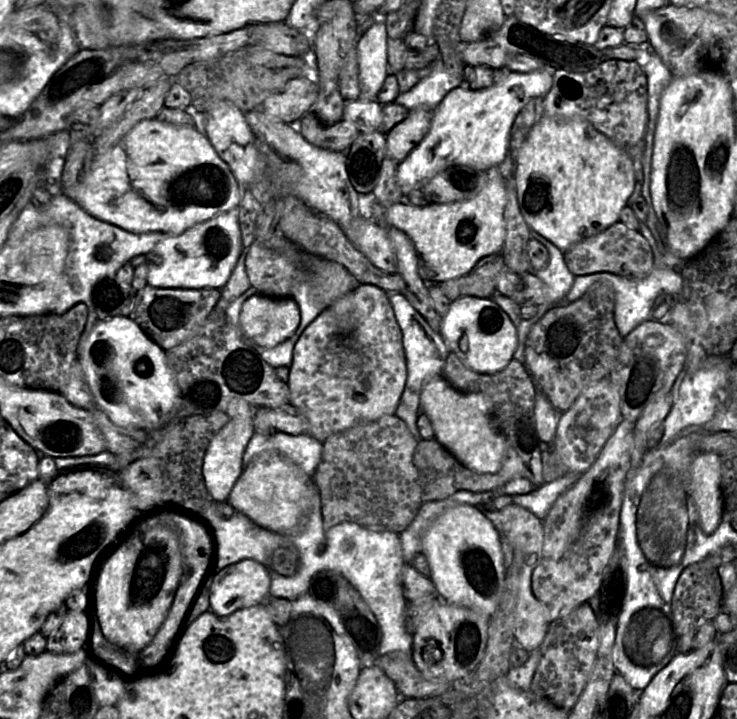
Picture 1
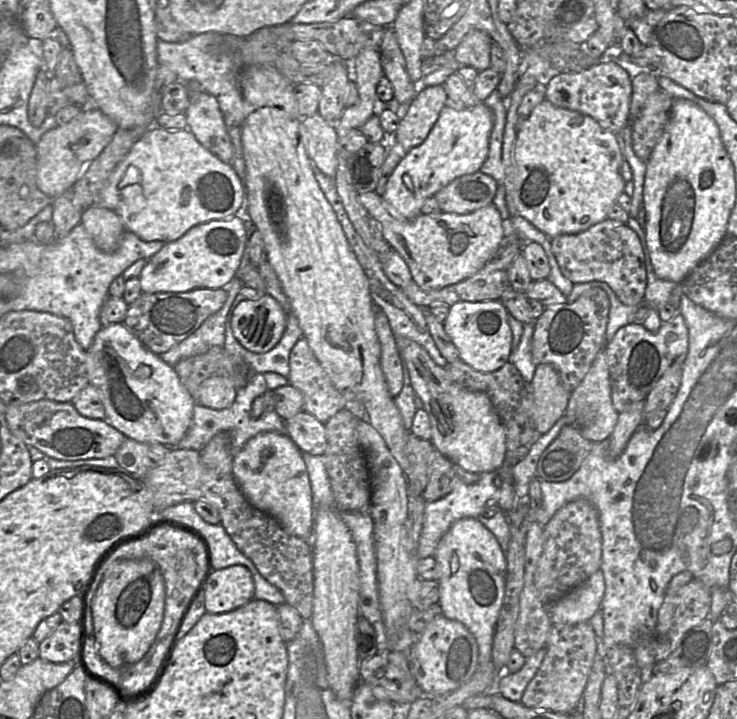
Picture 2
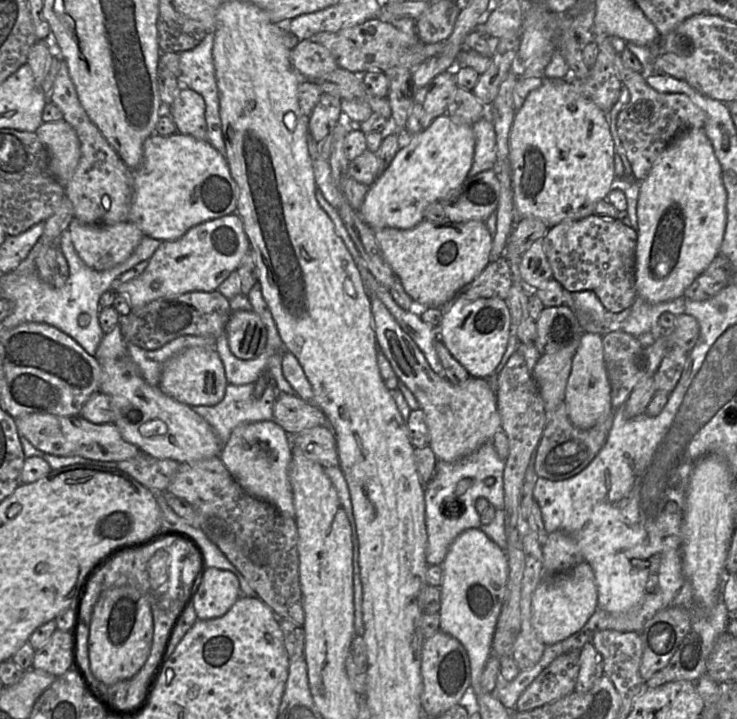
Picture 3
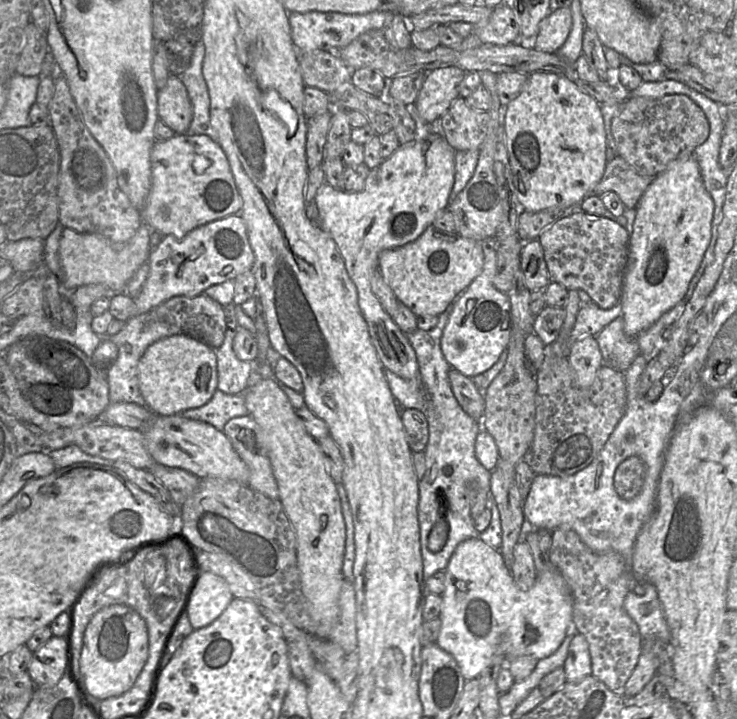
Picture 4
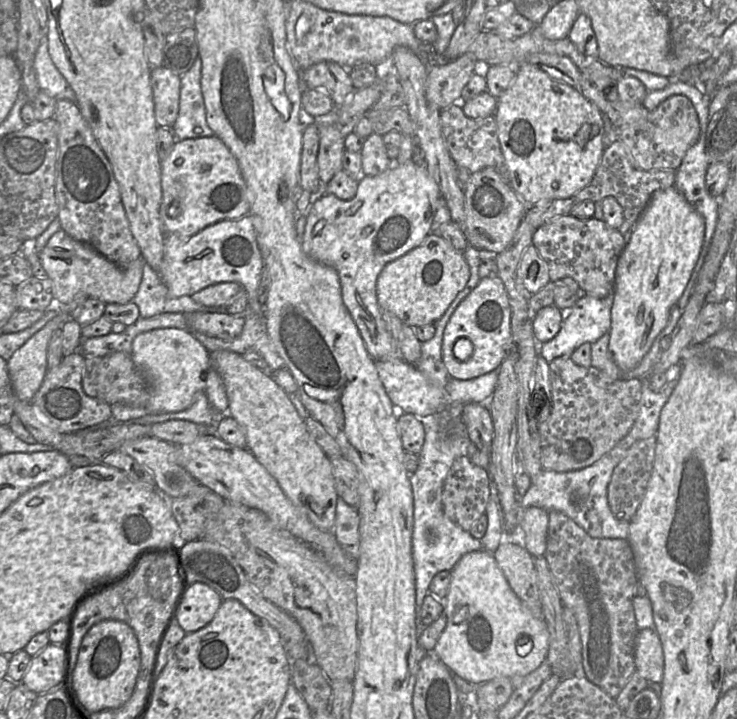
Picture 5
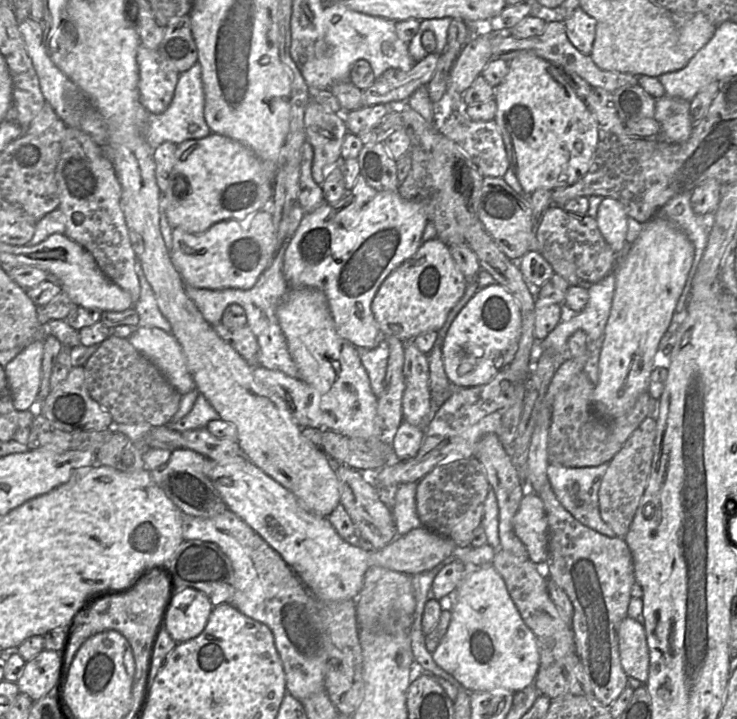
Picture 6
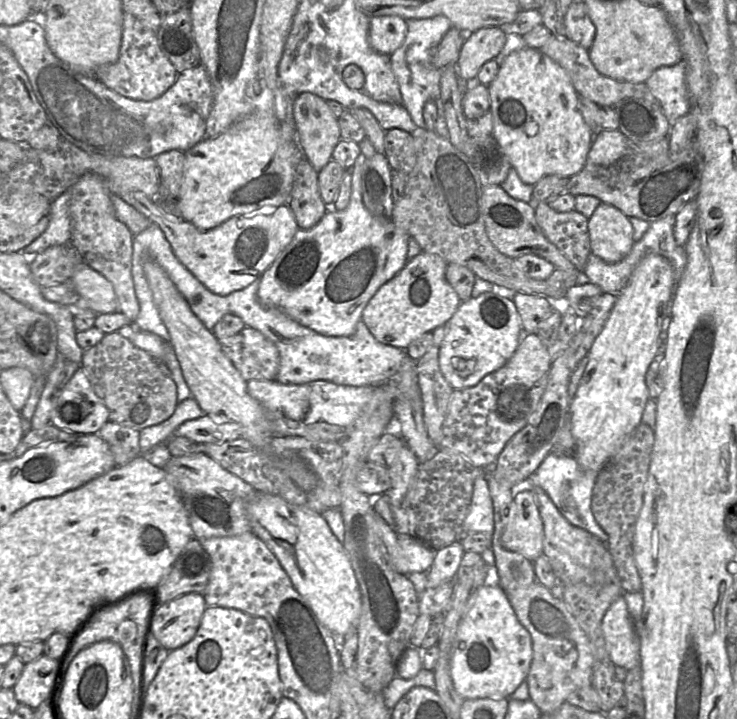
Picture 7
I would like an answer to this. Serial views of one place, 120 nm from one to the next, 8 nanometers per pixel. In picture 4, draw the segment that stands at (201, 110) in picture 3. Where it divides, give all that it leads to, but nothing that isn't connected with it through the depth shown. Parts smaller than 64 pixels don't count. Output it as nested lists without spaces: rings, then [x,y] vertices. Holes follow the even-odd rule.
[[[170,75],[165,86],[157,92],[159,120],[175,134],[186,134],[192,120],[192,106],[187,90],[179,76]]]

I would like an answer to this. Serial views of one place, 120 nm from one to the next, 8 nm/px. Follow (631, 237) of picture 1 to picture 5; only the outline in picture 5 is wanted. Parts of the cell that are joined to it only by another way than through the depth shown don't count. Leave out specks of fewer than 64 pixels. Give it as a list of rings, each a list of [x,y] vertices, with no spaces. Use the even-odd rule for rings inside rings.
[[[572,214],[561,215],[539,227],[532,243],[547,263],[550,281],[571,277],[587,295],[598,299],[614,293],[618,259],[627,242],[618,229],[610,227],[605,221],[593,217],[580,219]]]

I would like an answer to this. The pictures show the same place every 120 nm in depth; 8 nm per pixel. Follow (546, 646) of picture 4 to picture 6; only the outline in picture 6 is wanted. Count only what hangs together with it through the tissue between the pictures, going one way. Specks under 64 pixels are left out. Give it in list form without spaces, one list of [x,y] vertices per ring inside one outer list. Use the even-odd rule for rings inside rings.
[[[492,565],[467,568],[467,573],[464,575],[464,577],[455,589],[455,604],[451,610],[451,621],[449,627],[437,648],[434,650],[434,652],[432,652],[432,658],[439,667],[441,667],[447,673],[452,675],[470,693],[493,691],[498,688],[504,688],[514,693],[522,691],[526,687],[534,684],[539,671],[540,653],[538,649],[536,636],[523,621],[517,607],[515,606],[507,590],[504,580]]]

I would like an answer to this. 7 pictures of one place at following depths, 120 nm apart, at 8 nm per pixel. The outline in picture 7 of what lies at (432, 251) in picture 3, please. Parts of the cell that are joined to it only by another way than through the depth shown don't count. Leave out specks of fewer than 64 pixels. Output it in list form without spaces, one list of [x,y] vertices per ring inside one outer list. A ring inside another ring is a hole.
[[[420,252],[404,268],[382,285],[369,300],[362,321],[380,343],[406,350],[423,334],[446,325],[461,304],[446,279],[447,263],[438,255]]]

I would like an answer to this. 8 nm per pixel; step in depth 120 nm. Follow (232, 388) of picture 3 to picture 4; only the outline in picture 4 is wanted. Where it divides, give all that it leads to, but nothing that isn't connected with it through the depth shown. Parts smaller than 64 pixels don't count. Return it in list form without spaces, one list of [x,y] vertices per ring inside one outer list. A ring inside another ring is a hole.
[[[216,390],[213,397],[203,406],[178,413],[184,418],[197,420],[223,431],[226,423],[234,418],[248,415],[243,393],[230,395]]]

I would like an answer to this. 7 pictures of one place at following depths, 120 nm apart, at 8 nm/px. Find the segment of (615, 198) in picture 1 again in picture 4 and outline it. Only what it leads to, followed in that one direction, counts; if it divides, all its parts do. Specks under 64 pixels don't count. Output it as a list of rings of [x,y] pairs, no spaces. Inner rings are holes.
[[[536,71],[528,75],[520,94],[505,107],[506,145],[516,189],[523,210],[538,212],[549,208],[579,205],[593,194],[606,165],[607,138],[601,105],[563,74]]]

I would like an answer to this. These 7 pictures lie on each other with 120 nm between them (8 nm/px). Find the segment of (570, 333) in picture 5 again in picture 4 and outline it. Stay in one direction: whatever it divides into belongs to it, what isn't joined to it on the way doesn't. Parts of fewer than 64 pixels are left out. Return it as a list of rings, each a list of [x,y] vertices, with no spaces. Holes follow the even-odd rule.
[[[581,302],[574,328],[571,332],[572,341],[576,342],[582,337],[596,336],[608,324],[621,316],[620,302],[610,309],[602,309],[595,302]]]

